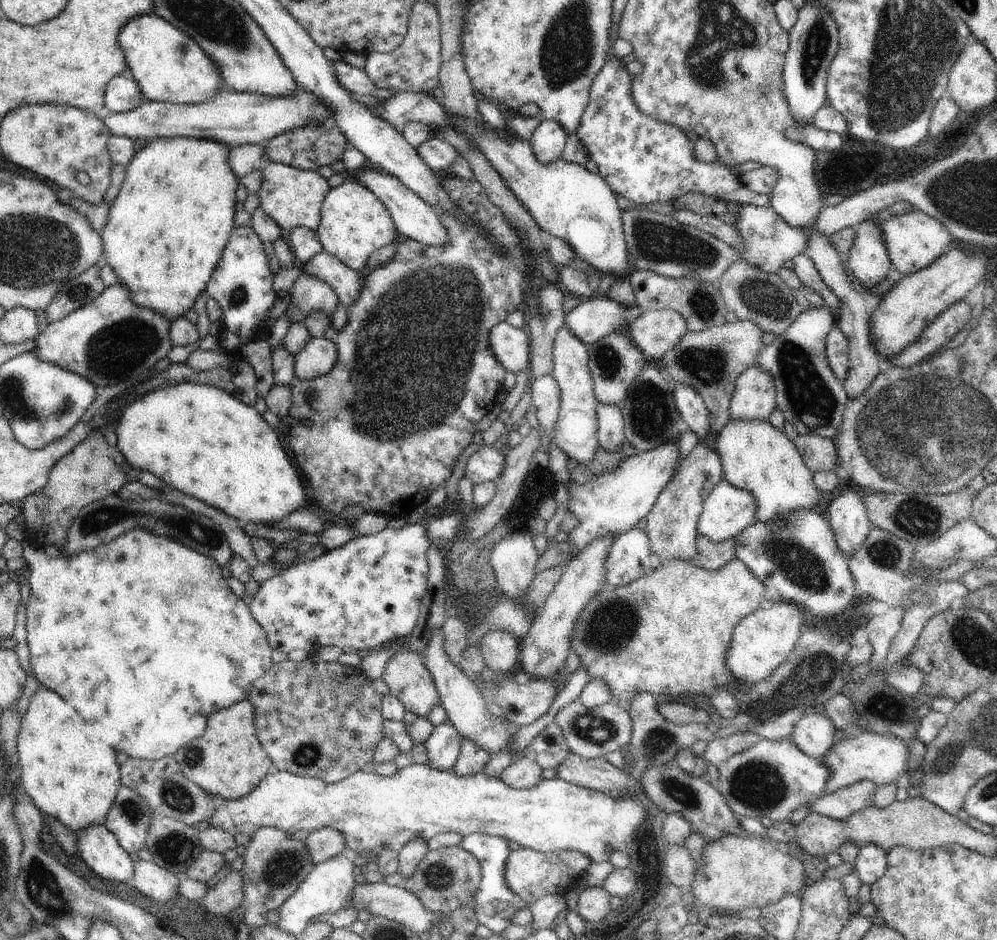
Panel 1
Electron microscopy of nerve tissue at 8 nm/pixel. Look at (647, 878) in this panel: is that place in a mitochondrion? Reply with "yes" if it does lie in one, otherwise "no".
no

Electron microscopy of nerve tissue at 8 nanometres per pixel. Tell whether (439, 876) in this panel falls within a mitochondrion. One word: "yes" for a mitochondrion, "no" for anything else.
yes

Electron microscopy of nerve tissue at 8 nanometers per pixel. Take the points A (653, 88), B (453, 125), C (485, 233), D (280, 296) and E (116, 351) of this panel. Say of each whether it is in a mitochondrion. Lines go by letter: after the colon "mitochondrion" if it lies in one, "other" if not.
A: other
B: other
C: other
D: other
E: mitochondrion

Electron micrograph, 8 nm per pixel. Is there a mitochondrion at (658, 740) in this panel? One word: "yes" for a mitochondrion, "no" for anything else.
yes

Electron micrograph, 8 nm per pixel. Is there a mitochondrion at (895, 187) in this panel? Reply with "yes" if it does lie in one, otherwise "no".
no

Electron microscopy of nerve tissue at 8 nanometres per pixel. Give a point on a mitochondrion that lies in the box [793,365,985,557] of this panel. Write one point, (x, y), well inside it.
(917, 517)

